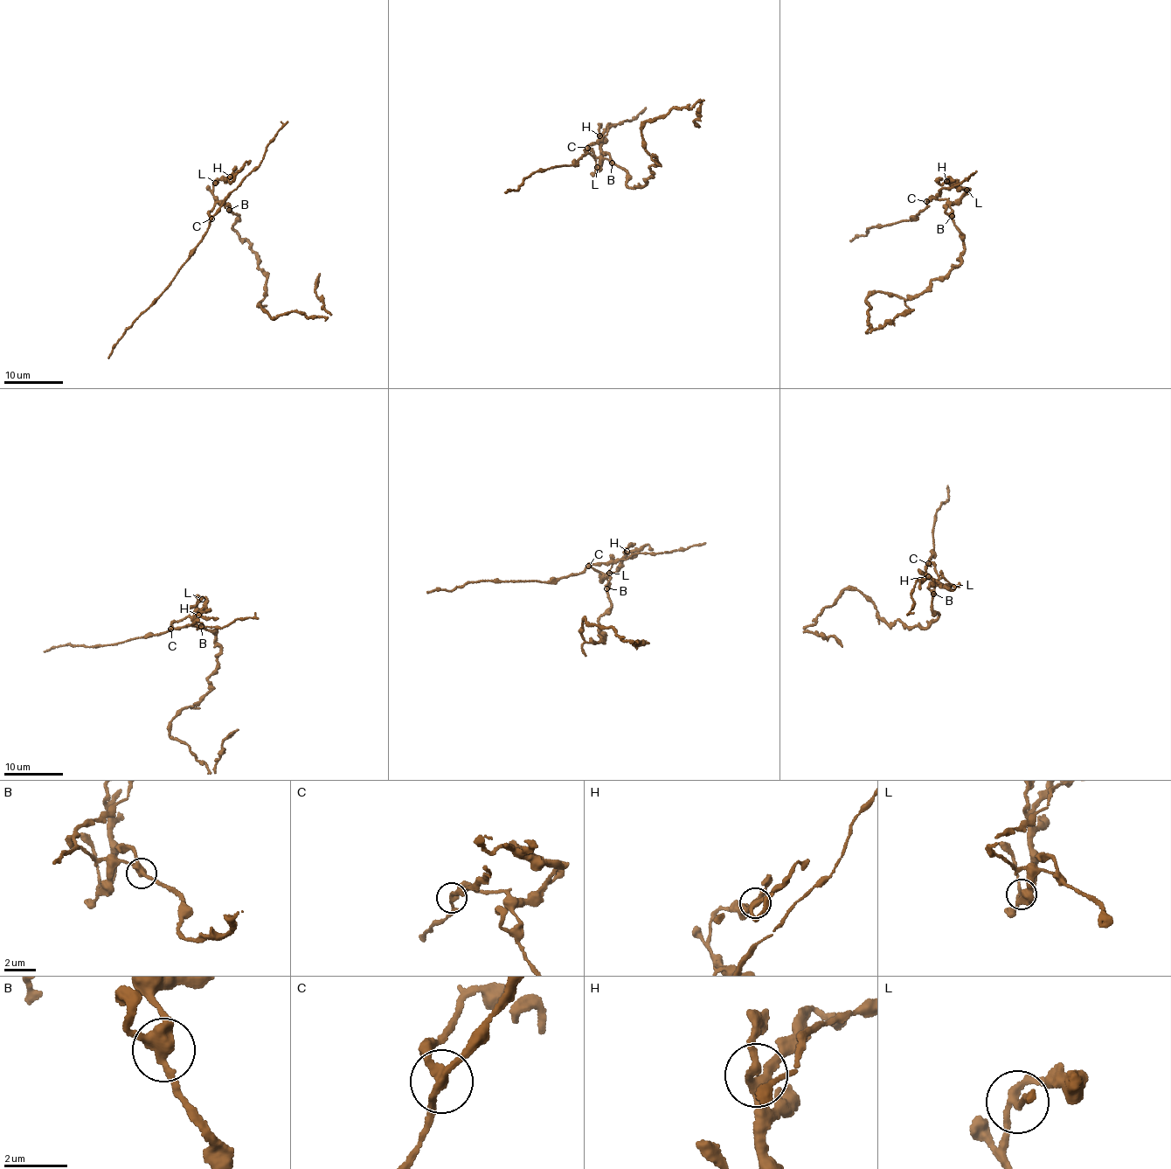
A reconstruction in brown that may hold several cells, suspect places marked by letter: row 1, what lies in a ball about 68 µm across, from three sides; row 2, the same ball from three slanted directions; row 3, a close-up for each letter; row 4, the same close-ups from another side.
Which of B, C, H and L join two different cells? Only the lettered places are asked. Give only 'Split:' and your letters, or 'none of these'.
Split: C

